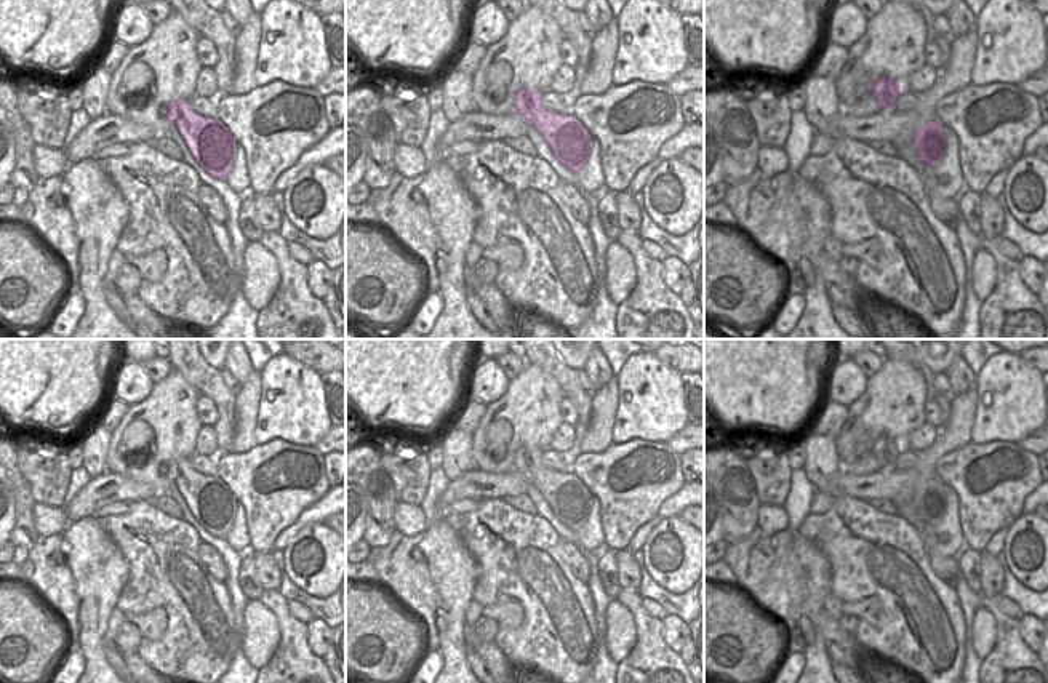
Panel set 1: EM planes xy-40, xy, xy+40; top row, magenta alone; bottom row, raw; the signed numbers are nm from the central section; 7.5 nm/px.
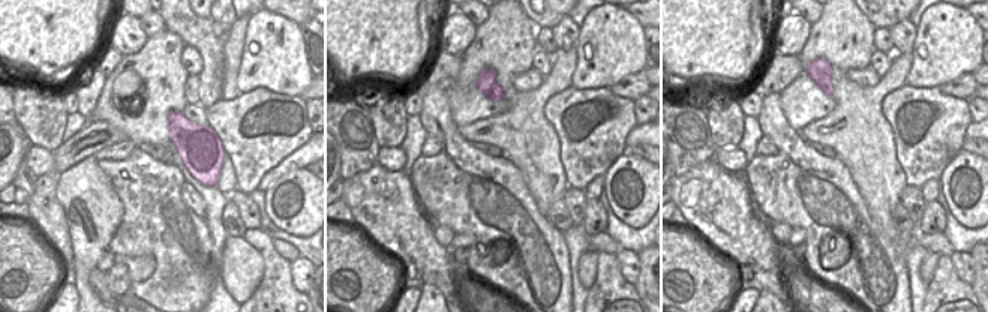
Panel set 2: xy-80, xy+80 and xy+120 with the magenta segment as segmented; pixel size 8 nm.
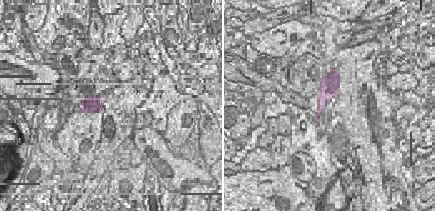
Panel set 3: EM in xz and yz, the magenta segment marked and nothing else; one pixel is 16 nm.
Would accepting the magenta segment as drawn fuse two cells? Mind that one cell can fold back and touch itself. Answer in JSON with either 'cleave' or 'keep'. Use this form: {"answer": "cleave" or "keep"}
{"answer": "cleave"}

